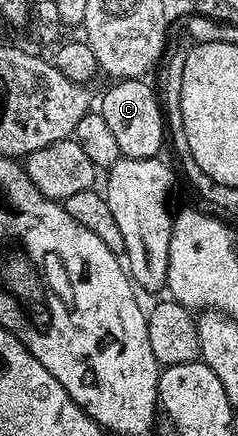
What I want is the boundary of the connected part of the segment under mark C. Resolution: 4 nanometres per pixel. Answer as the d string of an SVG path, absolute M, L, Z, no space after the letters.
M122 79L111 84L113 87L109 89L108 92L105 93L104 96L99 96L98 99L98 110L102 117L106 117L106 122L108 128L110 128L114 133L114 138L118 141L118 149L120 150L121 156L126 159L155 159L157 156L161 154L160 150L163 149L164 143L166 147L166 124L164 121L164 108L162 106L161 96L158 94L157 88L156 91L154 88L148 84L148 81L144 79Z

